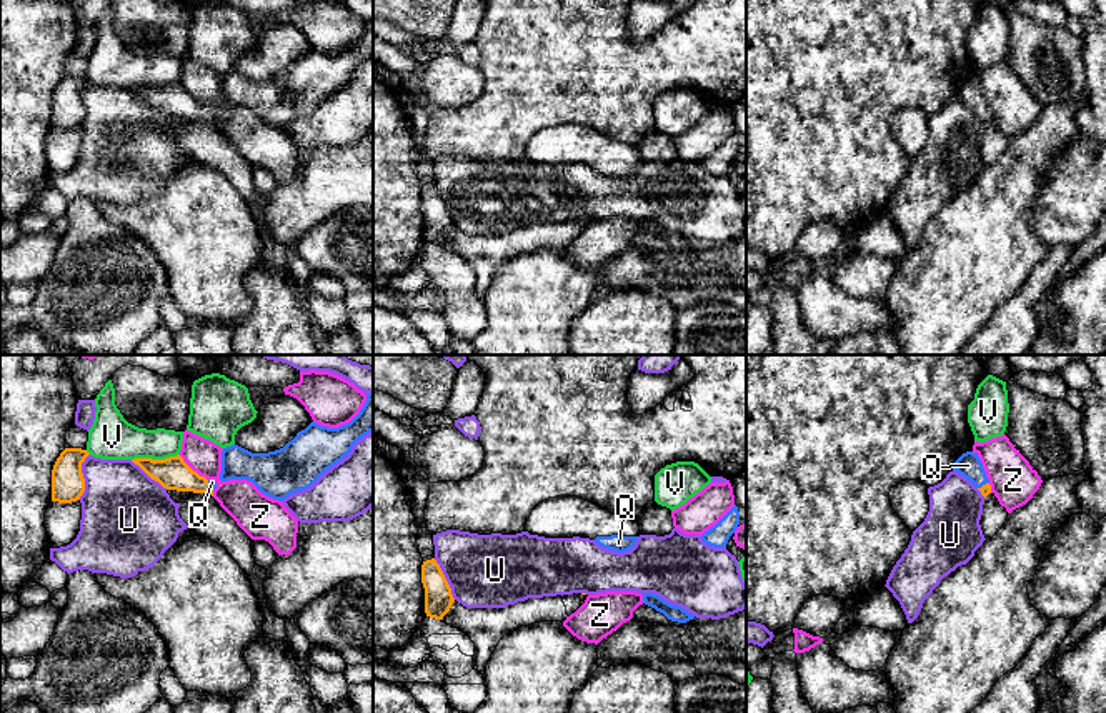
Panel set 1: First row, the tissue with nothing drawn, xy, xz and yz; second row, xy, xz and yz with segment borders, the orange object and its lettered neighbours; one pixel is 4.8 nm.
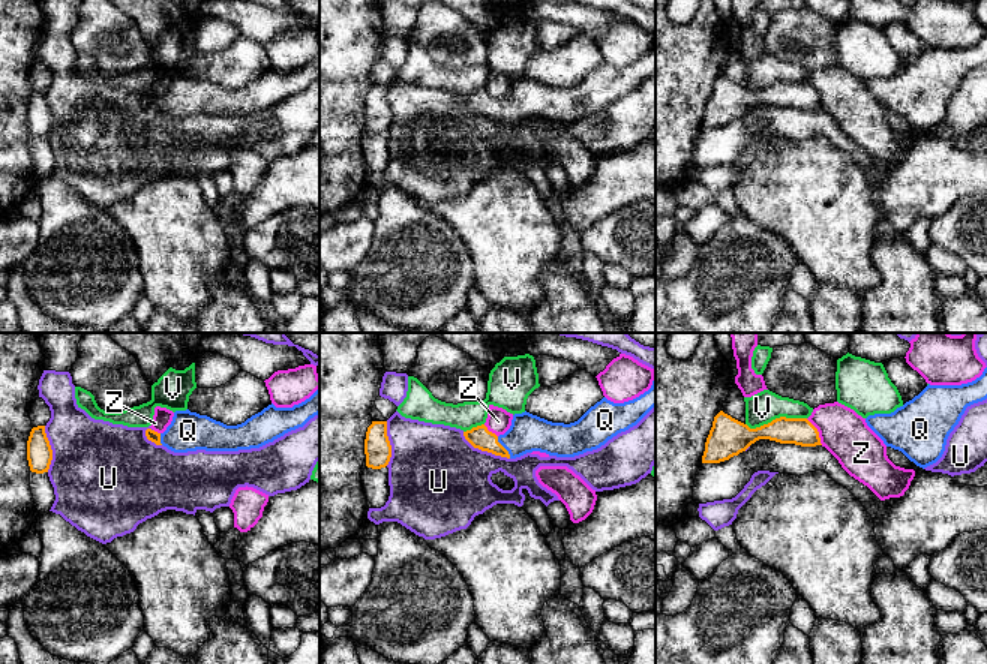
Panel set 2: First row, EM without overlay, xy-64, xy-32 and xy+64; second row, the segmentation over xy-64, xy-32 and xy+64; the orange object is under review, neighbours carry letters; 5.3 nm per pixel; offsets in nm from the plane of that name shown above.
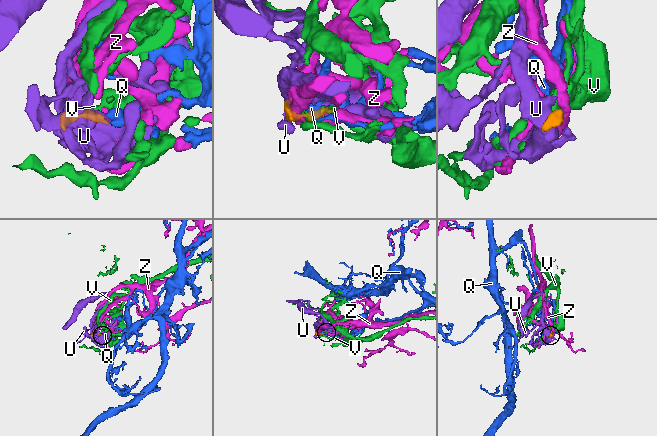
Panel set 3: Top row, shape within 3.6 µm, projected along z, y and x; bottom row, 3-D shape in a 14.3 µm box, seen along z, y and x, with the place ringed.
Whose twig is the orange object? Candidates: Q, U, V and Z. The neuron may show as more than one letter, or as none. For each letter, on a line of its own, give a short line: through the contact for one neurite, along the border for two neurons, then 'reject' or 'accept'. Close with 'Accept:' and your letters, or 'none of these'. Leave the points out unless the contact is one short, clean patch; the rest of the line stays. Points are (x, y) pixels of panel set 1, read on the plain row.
Q: line yz (985, 117), (983, 112), (968, 92); accept
U: reject
V: line xy (179, 80), (169, 85), (132, 87); reject
Z: line xy (179, 82), (207, 107); reject
Accept: Q

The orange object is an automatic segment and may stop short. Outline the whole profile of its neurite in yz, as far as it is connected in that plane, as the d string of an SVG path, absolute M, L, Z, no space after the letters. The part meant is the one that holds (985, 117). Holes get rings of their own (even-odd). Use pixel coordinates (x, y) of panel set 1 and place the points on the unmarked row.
M966 78L954 88L954 98L968 105L986 125L991 120L991 112L983 95L978 80Z

